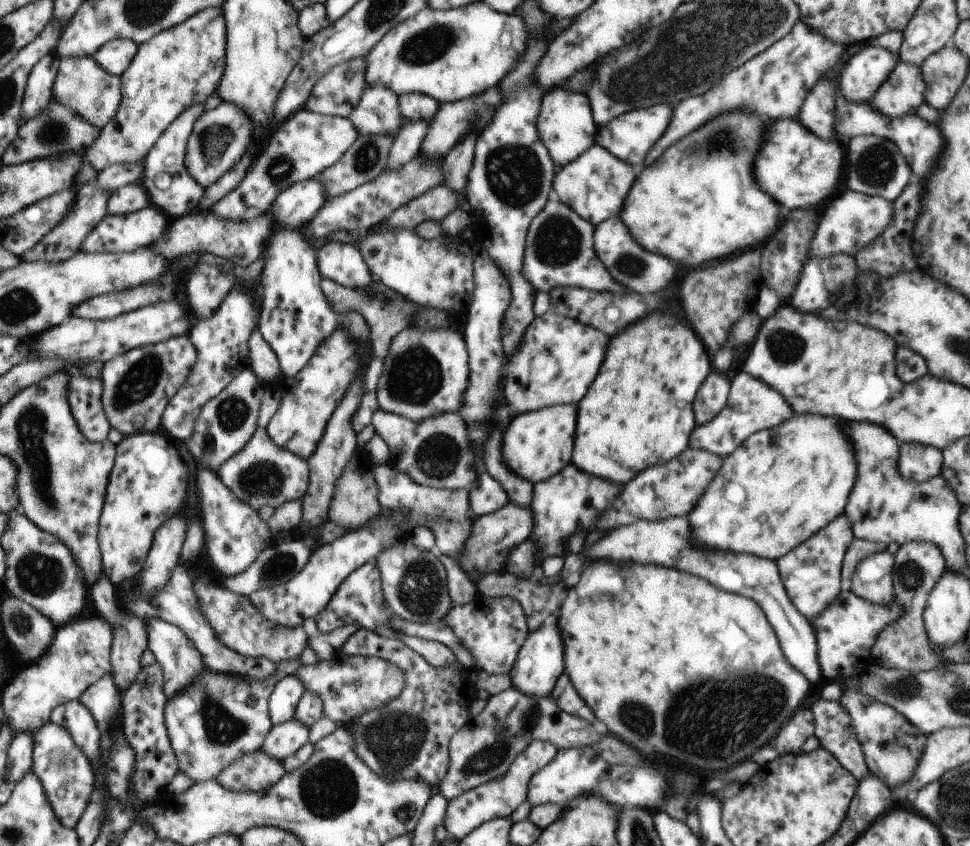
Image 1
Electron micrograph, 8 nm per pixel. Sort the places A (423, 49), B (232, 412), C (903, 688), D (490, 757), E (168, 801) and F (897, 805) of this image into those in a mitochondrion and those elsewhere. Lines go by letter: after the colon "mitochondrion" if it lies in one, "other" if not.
A: mitochondrion
B: mitochondrion
C: mitochondrion
D: mitochondrion
E: other
F: other

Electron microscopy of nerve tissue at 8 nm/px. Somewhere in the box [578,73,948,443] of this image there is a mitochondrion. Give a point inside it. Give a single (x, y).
(878, 154)

